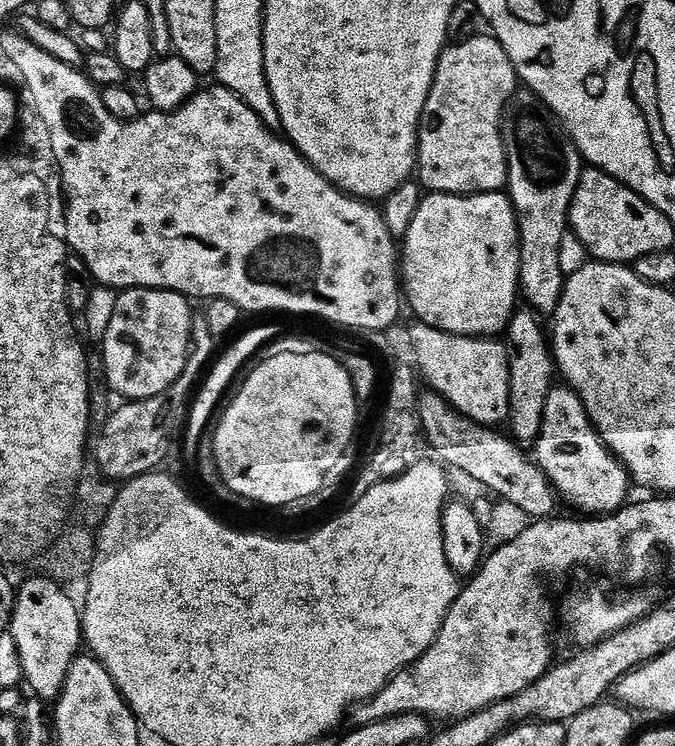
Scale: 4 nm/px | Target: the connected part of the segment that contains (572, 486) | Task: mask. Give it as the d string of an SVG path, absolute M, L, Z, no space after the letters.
M556 386L553 387L552 392L546 398L546 407L543 411L543 418L542 418L542 430L540 431L540 438L536 441L534 445L534 451L537 452L538 456L536 455L536 462L539 464L540 468L543 470L545 475L550 481L550 485L556 490L559 494L561 499L565 498L578 509L584 511L581 513L590 515L590 516L597 516L601 514L611 514L616 512L618 509L623 508L624 505L627 503L629 499L629 492L632 490L632 483L631 477L628 474L627 470L624 468L624 464L621 463L619 459L609 449L605 446L604 443L600 440L600 436L597 434L596 428L592 424L592 420L589 418L588 411L586 410L586 406L583 404L582 401L578 398L578 394L575 390L567 387L567 386Z

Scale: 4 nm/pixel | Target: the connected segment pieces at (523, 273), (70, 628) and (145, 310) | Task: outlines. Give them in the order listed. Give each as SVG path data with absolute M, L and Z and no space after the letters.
M518 90L508 101L504 110L504 149L508 159L507 195L516 212L516 221L520 227L520 292L528 299L527 307L541 317L548 318L555 313L564 293L566 271L560 261L560 247L564 244L564 235L570 232L568 215L574 202L574 194L578 190L582 157L576 145L568 139L559 120L540 99L527 90Z
M41 574L26 581L24 585L19 585L10 631L18 642L18 654L22 654L22 670L27 691L35 699L45 702L59 700L66 678L70 674L70 666L82 652L81 609L55 581Z
M126 288L117 295L114 319L106 330L104 376L125 401L154 398L168 391L186 370L192 350L192 310L189 297L165 288Z

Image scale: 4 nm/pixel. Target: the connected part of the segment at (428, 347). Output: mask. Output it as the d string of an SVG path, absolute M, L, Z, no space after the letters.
M419 322L413 323L410 329L411 351L416 354L415 367L423 379L424 376L428 379L427 387L431 391L475 423L500 426L507 421L510 370L507 347L499 339L455 336Z

